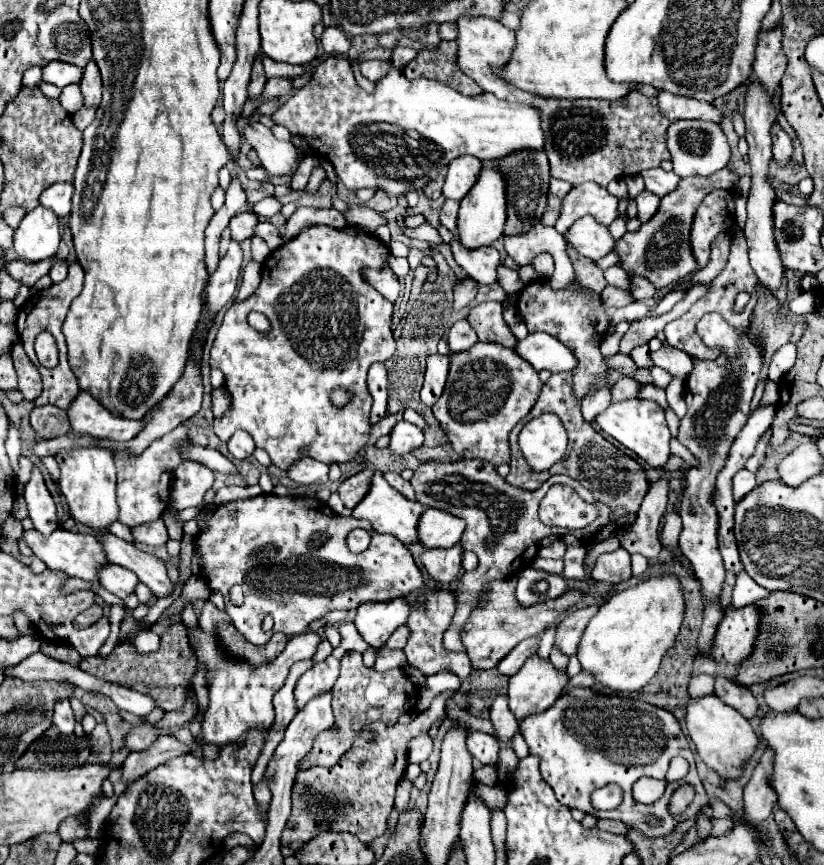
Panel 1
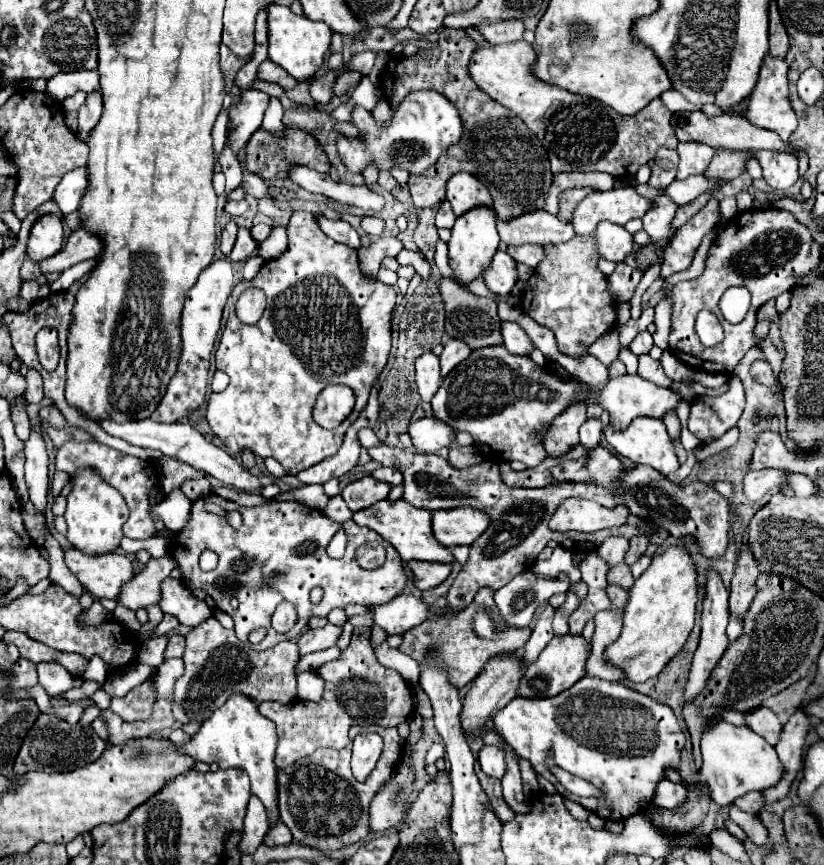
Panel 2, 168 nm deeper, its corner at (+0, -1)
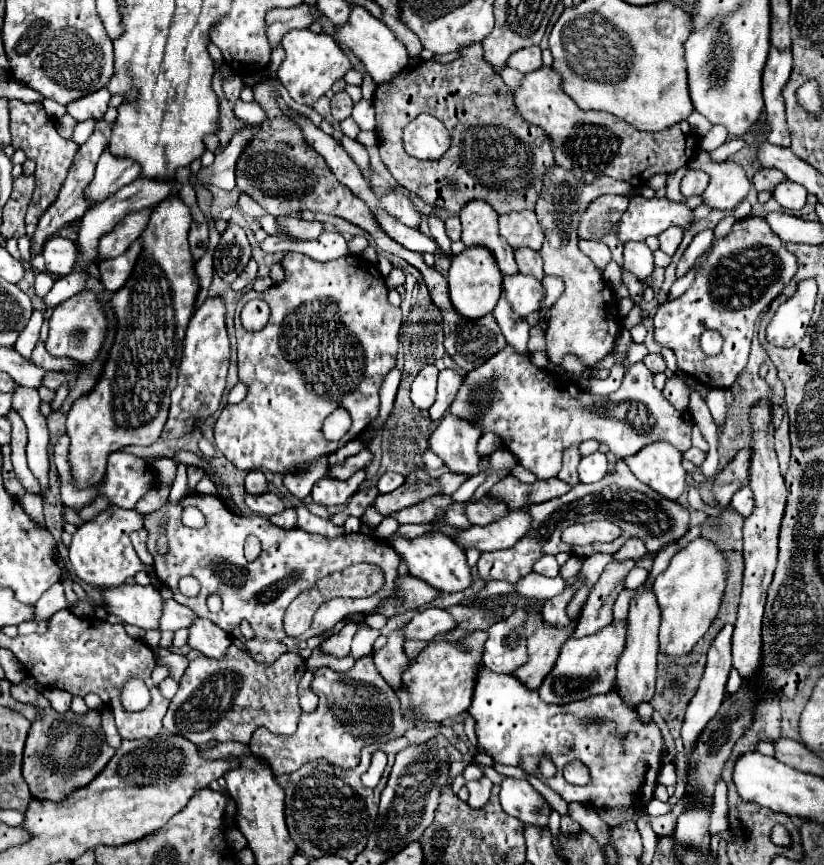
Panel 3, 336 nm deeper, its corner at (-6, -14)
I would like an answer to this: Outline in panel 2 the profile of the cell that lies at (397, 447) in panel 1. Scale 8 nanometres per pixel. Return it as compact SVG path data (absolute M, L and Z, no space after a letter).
M422 417L410 423L408 435L418 453L434 453L452 443L454 439L454 431L434 417Z

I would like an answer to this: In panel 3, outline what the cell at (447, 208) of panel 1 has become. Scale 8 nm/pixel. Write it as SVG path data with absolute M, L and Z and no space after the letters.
M456 214L446 218L446 232L448 232L450 240L460 240L460 218Z

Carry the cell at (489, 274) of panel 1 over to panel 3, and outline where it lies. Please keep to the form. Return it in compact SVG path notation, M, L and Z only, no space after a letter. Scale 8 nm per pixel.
M516 274L516 276L504 276L504 286L512 310L518 312L520 316L528 316L540 310L544 300L544 288L540 280L524 274Z

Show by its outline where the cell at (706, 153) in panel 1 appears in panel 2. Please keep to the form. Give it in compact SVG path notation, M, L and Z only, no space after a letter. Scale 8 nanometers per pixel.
M680 141L678 155L680 155L680 163L678 163L676 177L686 179L690 175L702 175L708 169L708 165L712 163L716 149L700 143L700 141Z

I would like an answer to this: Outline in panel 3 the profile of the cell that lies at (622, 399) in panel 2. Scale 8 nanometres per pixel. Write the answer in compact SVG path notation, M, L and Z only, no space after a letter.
M504 346L494 358L478 366L476 370L468 372L452 406L450 412L458 418L480 422L484 426L484 432L496 432L502 438L504 448L508 448L516 458L518 464L522 464L526 470L534 472L540 480L548 480L558 476L562 468L562 454L574 444L580 444L584 440L596 440L600 444L606 444L612 454L618 458L628 458L638 454L644 446L650 442L670 442L680 452L686 452L690 448L690 430L692 430L692 416L690 412L676 410L660 390L656 390L652 382L652 372L644 366L644 362L636 362L628 368L624 374L622 386L610 394L610 396L596 396L586 390L582 390L576 382L568 382L566 378L560 378L544 368L536 368L530 362L528 354L518 354L512 346Z

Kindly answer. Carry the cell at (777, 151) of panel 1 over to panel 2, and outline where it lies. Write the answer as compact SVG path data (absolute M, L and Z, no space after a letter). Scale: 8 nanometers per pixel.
M756 153L756 159L760 161L764 169L764 179L772 189L788 189L798 179L798 161L794 155L788 153Z

